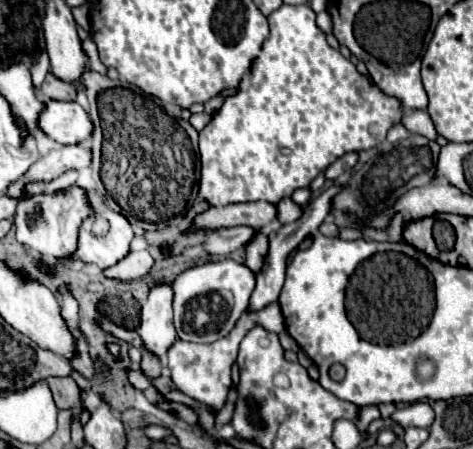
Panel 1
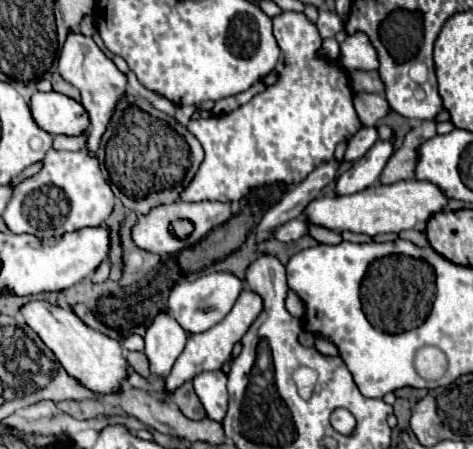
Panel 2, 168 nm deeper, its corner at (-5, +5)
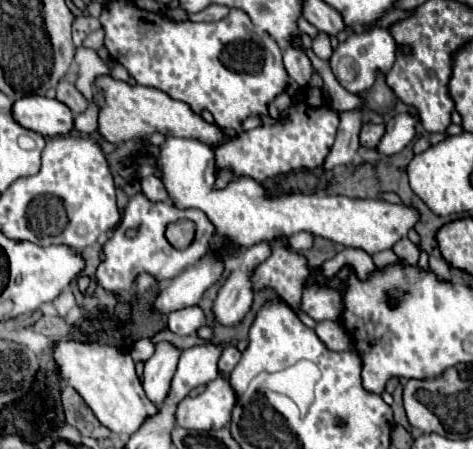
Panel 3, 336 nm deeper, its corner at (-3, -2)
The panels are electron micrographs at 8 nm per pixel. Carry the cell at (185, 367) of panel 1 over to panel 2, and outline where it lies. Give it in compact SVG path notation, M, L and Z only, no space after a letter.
M210 371L210 373L198 373L194 377L192 385L196 395L200 397L206 413L214 421L222 421L228 409L228 391L226 391L226 373L224 371Z

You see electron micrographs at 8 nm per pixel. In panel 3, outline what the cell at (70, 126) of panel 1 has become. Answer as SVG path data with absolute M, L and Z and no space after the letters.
M24 96L12 104L12 118L42 136L68 134L74 128L72 112L66 104L44 96Z

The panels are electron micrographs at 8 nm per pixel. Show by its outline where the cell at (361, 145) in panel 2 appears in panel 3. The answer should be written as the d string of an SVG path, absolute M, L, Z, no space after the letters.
M366 122L362 132L360 132L360 144L366 146L366 148L374 148L378 144L378 140L384 136L386 132L386 126L384 124L372 124L372 122Z

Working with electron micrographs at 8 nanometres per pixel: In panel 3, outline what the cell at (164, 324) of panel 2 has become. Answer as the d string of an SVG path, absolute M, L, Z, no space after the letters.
M160 342L156 344L154 356L144 364L144 392L156 406L160 406L170 392L170 382L176 372L178 356L180 350L176 346Z

